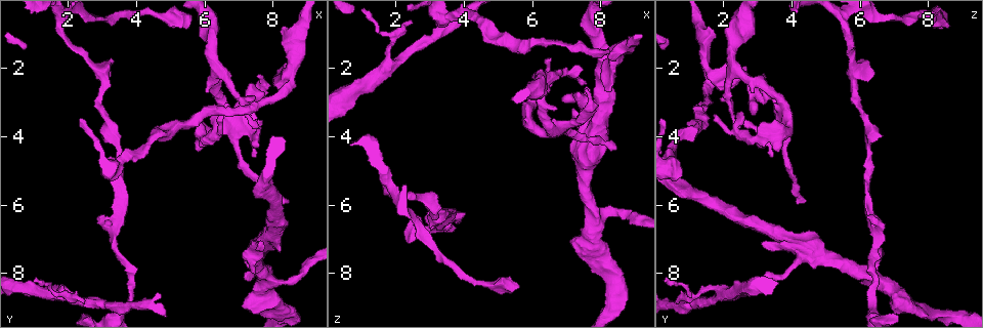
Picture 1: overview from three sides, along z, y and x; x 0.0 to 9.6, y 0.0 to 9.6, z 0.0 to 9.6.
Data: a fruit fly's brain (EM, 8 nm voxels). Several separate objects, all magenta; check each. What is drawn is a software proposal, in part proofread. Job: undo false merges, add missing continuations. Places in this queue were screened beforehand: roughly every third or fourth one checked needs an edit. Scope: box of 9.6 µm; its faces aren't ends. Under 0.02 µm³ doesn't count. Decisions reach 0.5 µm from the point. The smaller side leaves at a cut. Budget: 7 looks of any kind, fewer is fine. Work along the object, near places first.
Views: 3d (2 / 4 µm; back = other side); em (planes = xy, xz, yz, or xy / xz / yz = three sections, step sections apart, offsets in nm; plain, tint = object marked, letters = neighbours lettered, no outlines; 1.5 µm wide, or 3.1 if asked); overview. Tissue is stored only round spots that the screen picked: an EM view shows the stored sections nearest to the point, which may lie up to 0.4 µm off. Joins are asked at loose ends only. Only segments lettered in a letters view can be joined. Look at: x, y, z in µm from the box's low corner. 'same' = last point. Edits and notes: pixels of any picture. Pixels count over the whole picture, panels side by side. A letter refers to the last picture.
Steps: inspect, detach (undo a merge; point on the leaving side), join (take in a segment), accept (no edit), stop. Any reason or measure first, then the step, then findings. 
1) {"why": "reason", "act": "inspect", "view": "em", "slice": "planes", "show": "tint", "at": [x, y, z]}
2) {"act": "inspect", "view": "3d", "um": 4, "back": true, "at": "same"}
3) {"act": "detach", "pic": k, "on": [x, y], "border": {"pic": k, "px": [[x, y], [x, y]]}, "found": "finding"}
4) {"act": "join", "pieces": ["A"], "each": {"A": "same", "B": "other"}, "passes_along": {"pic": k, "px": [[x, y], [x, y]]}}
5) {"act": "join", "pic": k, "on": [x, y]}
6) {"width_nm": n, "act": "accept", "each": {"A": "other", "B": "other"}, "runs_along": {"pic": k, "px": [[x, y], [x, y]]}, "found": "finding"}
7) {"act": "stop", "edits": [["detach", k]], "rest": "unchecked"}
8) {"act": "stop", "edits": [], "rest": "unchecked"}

{"why": "branch stops here", "act": "inspect", "view": "3d", "um": 2, "back": true, "at": [2.90, 6.40, 6.20]}

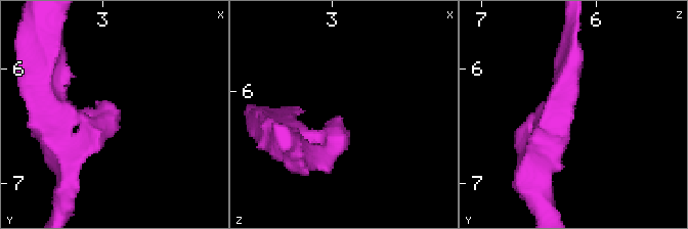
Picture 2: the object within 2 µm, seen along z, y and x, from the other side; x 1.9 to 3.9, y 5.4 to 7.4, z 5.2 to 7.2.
{"act": "inspect", "view": "em", "slice": "planes", "show": "letters", "at": [2.90, 6.34, 6.22]}

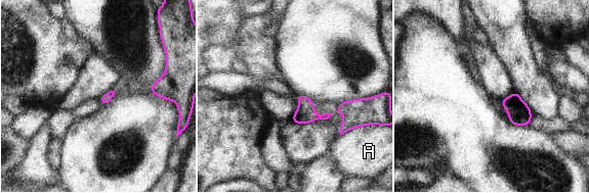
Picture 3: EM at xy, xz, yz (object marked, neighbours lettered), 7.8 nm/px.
{"longest_contact_nm": ["A", 170], "act": "accept", "each": {"A": "other"}, "border": {"pic": 3, "px": [[359, 126], [340, 135]]}, "found": "no lettered segment goes on from it"}

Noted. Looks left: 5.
{"why": "thin end", "act": "inspect", "view": "3d", "um": 4, "at": [2.50, 8.80, 0.65]}

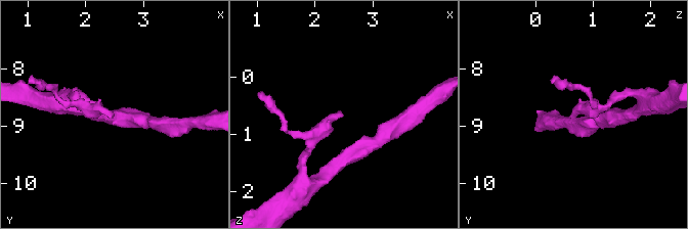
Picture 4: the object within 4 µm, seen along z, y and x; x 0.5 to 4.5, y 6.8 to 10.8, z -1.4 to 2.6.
{"why": "shape alone is not enough", "act": "inspect", "view": "em", "slice": "planes", "show": "tint", "at": [2.45, 8.85, 0.75]}

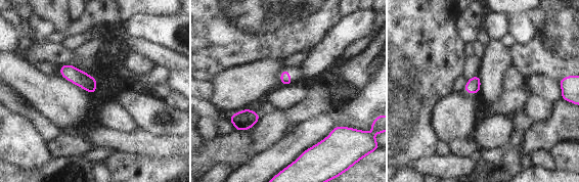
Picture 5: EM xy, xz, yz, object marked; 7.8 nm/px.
{"act": "inspect", "view": "em", "slice": "planes", "show": "letters", "at": "same"}

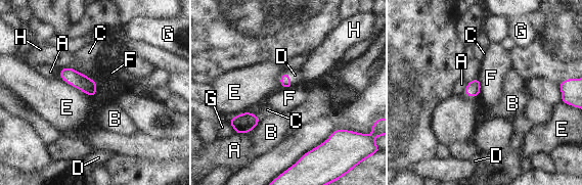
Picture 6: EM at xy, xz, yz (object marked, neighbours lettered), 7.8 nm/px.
{"act": "join", "pieces": ["D"], "each": {"A": "other", "B": "other", "C": "other", "D": "same", "E": "other", "F": "other", "G": "other", "H": "other"}, "passes_along": {"pic": 6, "px": [[284, 80], [288, 77], [295, 75]]}, "found": "it goes on there"}

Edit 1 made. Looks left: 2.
{"act": "stop", "edits": [["join", 6]], "rest": "unchecked"}

